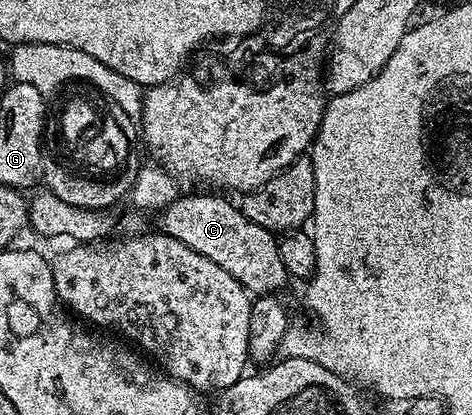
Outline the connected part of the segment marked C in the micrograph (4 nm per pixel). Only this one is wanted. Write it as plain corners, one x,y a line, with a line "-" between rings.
181,194
161,208
157,216
161,234
176,237
176,241
184,241
188,249
200,253
200,257
216,261
220,269
232,273
232,277
255,296
281,292
281,287
288,283
288,276
284,261
280,261
275,232
256,225
256,221
248,221
241,206
237,202
229,203
225,194
206,194
210,195

